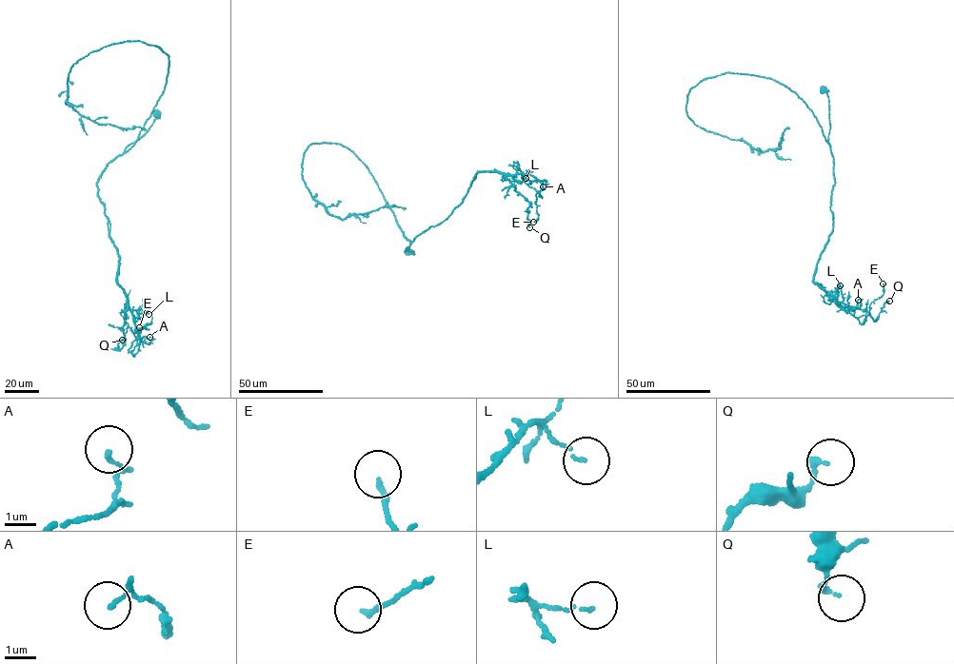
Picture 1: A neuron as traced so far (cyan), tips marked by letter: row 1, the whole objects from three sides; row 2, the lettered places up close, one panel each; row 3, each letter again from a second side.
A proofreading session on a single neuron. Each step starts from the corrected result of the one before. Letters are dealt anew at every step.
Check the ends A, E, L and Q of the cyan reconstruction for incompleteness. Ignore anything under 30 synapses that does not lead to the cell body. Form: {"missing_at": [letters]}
{"missing_at": []}

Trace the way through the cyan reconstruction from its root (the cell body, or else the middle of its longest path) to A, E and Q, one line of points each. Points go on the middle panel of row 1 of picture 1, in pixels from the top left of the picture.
A: (409, 251), (415, 237), (462, 203), (479, 171), (494, 170), (538, 191), (543, 186)
E: (409, 251), (415, 237), (462, 203), (479, 171), (539, 181), (533, 222)
Q: (409, 251), (415, 237), (462, 203), (479, 171), (506, 176), (531, 203), (529, 227)

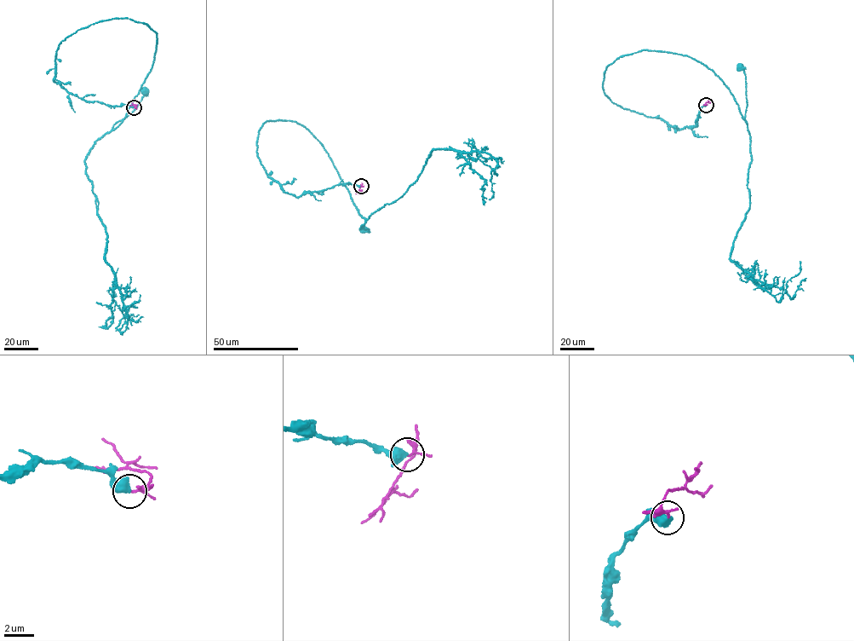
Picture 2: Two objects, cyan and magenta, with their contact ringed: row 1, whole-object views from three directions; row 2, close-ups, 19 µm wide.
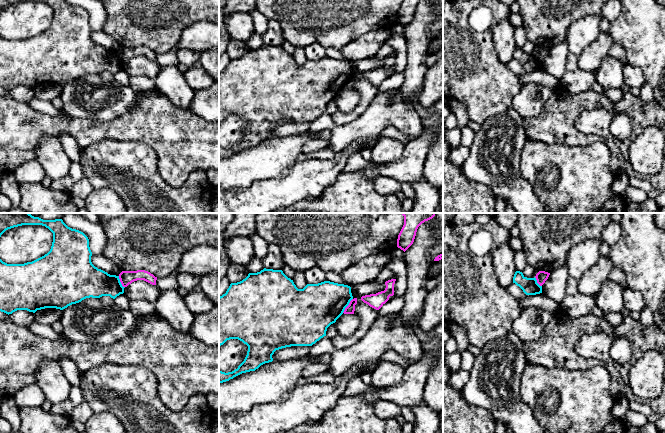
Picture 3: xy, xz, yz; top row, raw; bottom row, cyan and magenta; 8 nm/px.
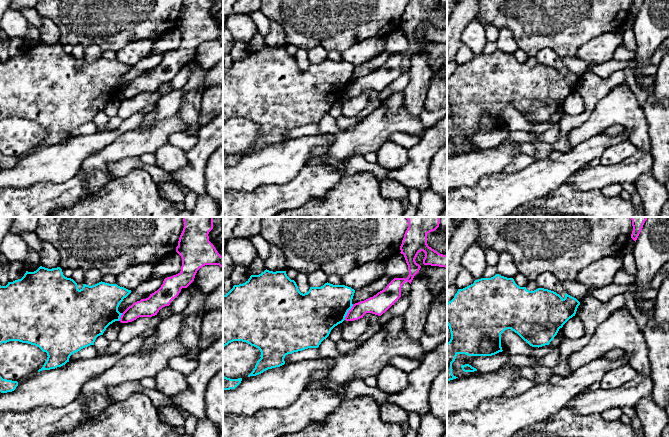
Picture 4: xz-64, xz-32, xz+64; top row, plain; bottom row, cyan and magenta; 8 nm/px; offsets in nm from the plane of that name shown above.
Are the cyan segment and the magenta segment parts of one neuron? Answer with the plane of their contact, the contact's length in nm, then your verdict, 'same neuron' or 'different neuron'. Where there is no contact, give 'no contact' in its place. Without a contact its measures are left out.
contact in xz; length 150 nm; different neuron

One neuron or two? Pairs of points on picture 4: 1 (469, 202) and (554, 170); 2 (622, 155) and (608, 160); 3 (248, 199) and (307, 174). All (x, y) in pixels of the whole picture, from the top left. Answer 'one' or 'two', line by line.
1: one
2: one
3: one

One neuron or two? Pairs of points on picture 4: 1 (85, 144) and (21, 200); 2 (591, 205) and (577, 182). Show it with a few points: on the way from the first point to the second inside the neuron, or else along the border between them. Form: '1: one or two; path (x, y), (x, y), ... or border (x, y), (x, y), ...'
1: two; border (64, 181), (37, 182), (18, 189)
2: two; border (566, 182), (577, 189), (599, 190)

